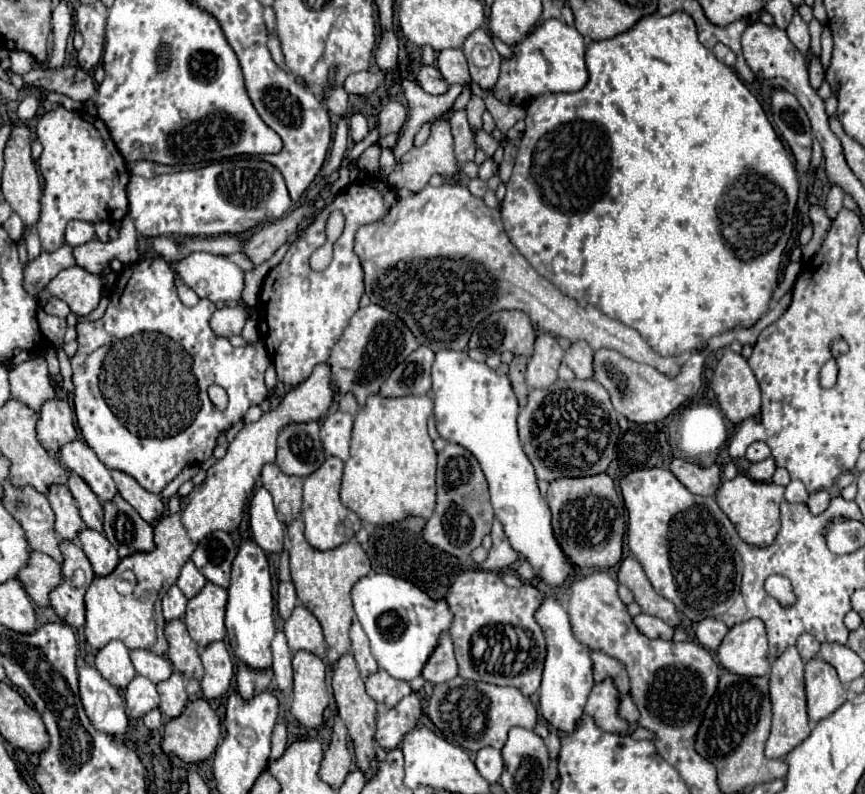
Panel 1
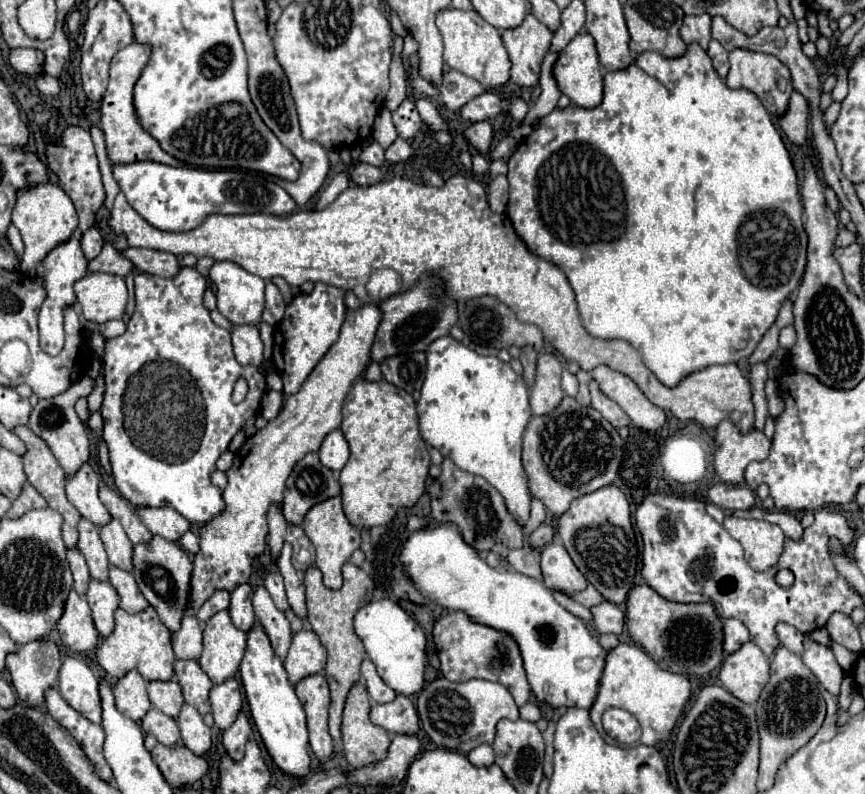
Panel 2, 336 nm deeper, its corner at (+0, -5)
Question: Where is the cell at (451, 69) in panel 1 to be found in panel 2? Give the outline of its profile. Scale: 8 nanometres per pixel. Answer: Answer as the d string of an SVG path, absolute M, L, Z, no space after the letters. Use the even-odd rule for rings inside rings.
M458 70L444 72L442 84L438 86L438 90L440 90L442 102L452 112L460 110L468 100L472 100L474 96L484 92L484 88L482 88L482 84L478 80L472 80L470 76L464 76Z

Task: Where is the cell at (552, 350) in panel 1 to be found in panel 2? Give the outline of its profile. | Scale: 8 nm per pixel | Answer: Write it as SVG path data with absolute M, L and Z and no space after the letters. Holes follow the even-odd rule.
M544 352L538 356L536 366L536 382L530 388L530 408L532 414L542 416L544 412L552 412L556 404L560 404L564 392L560 388L562 362L556 354Z

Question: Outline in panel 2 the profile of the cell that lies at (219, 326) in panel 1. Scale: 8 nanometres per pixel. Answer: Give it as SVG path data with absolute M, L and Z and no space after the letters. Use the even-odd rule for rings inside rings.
M252 324L236 326L232 330L232 346L236 360L242 366L260 366L262 364L262 340L258 334L258 328Z

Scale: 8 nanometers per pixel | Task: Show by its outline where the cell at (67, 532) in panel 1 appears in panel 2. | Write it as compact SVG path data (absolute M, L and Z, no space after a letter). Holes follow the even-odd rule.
M80 518L80 522L78 522L78 550L86 558L90 576L94 580L106 582L108 580L108 566L110 566L110 562L108 562L104 544L102 544L100 534L98 534L98 526L94 526L86 518Z

